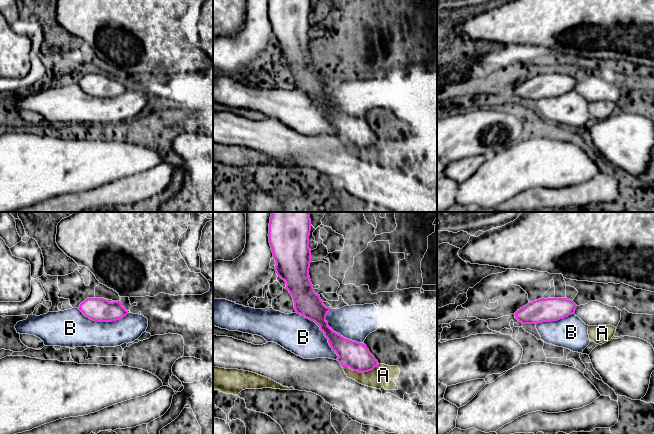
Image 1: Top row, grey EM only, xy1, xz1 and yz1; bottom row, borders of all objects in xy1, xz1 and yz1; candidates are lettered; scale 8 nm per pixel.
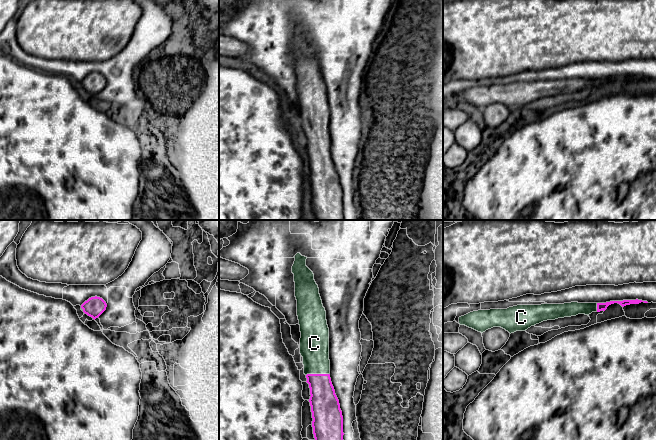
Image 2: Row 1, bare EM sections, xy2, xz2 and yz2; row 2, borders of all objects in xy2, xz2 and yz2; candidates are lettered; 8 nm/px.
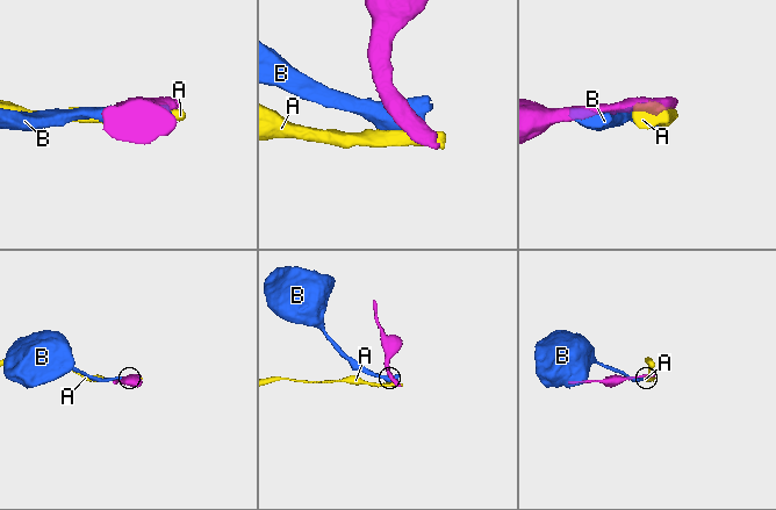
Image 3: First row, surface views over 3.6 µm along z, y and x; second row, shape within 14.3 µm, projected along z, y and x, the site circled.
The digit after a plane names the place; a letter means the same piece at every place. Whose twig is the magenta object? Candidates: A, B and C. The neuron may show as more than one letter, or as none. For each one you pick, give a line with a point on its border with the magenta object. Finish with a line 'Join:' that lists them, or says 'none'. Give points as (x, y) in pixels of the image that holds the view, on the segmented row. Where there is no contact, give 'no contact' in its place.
C: meets magenta in xz2 at (317, 374)
Join: C

